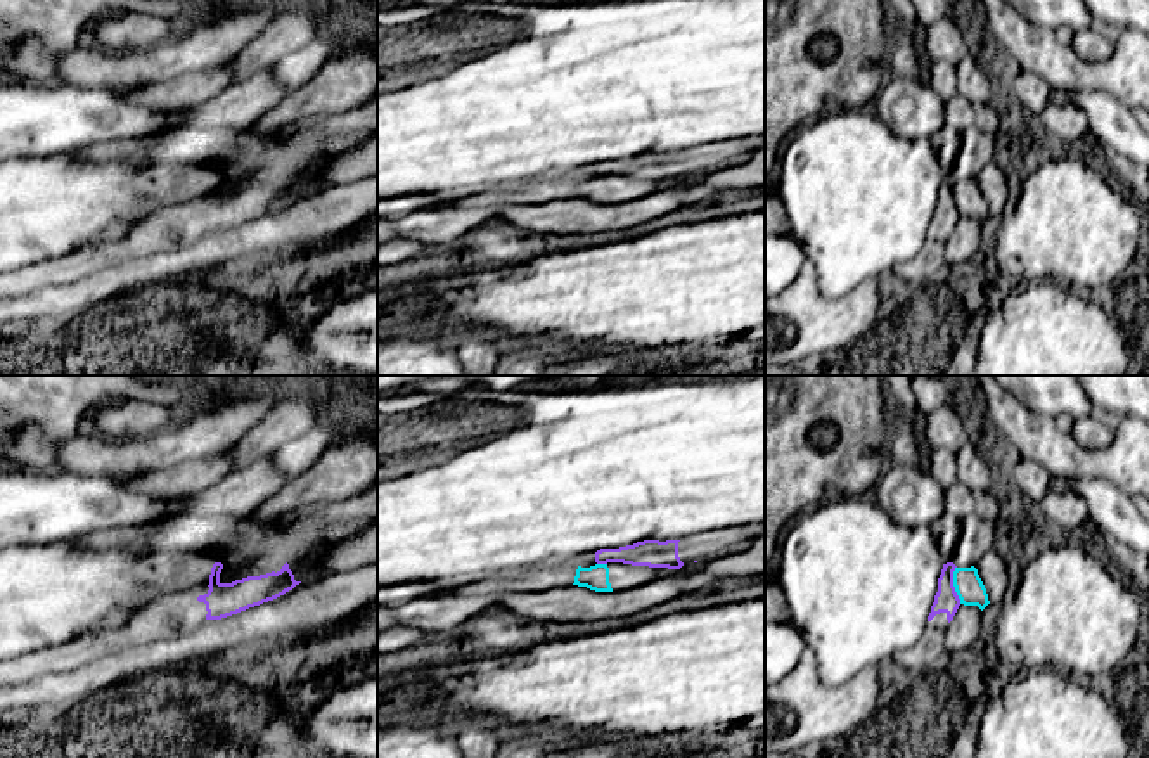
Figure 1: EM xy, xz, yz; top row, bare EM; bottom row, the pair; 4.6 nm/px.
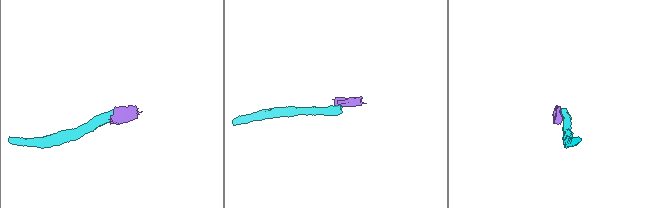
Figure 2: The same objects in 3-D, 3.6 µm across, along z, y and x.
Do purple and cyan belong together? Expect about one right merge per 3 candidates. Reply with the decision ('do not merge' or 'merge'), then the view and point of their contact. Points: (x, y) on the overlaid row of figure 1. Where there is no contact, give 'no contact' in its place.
do not merge; contact yz (952, 585)

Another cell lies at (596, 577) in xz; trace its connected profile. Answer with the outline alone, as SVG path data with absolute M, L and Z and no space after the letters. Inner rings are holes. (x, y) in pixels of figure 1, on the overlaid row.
M623 562L595 564L590 568L578 566L573 585L595 592L618 592L664 578L671 571L673 569L668 568L632 566Z

